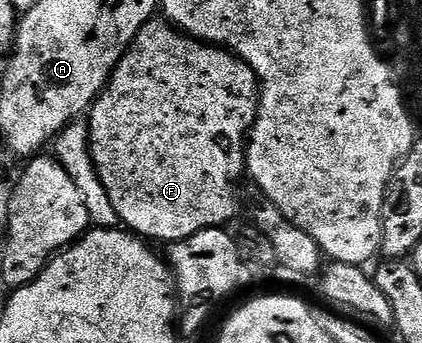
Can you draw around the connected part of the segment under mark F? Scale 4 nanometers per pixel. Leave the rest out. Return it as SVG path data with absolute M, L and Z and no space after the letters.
M154 19L146 24L136 34L134 42L127 49L125 55L118 60L114 74L110 76L105 89L98 94L98 100L88 110L90 158L94 161L95 171L98 173L98 179L104 187L104 191L108 193L108 199L112 201L112 207L116 209L119 222L129 232L143 239L149 239L151 242L166 241L165 243L183 241L205 229L217 229L225 226L227 224L225 221L232 220L238 213L238 189L234 184L244 177L246 168L244 146L257 111L254 72L244 62L238 60L237 56L221 46L195 41L181 30L175 29L173 25L163 23L161 20Z

